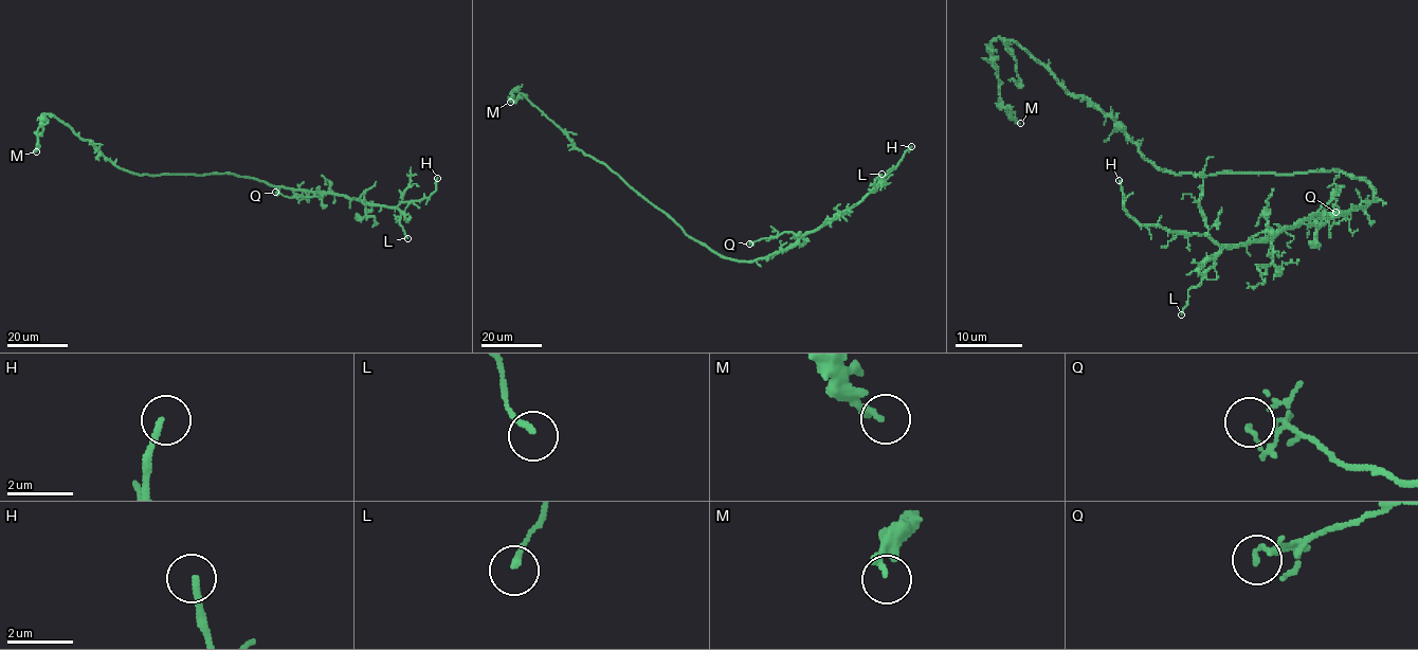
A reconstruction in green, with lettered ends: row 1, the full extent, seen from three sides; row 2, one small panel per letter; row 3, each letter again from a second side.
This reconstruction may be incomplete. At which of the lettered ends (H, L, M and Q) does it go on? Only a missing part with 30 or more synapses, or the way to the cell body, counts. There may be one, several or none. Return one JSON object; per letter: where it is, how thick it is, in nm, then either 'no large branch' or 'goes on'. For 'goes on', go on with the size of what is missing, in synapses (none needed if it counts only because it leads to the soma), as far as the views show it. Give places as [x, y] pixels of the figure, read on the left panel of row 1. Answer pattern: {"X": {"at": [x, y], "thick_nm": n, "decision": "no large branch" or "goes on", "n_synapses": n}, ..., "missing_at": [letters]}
{"H": {"at": [437, 178], "thick_nm": 180, "decision": "goes on"}, "L": {"at": [407, 238], "thick_nm": 170, "decision": "no large branch"}, "M": {"at": [36, 151], "thick_nm": 200, "decision": "no large branch"}, "Q": {"at": [275, 192], "thick_nm": 130, "decision": "no large branch"}, "missing_at": ["H"]}

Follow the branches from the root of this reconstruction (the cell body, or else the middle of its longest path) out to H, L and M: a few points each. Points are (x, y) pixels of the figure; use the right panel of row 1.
H: (1326, 170), (1361, 177), (1375, 199), (1240, 245), (1135, 222), (1124, 209), (1119, 180)
L: (1326, 170), (1361, 177), (1375, 199), (1350, 211), (1315, 214), (1260, 240), (1226, 245), (1187, 291), (1181, 314)
M: (1326, 170), (1161, 170), (1087, 98), (1074, 96), (1015, 42), (997, 37), (992, 62), (1000, 103), (1020, 123)

